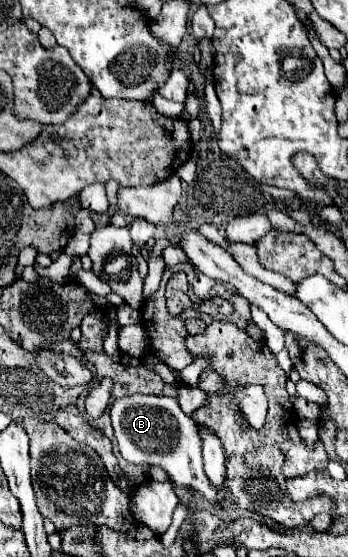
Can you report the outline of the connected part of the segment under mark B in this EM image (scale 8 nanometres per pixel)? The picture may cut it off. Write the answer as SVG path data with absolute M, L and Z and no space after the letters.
M134 394L114 400L110 414L124 460L132 464L160 466L174 484L198 490L214 504L214 488L210 488L202 468L202 438L198 434L198 424L182 412L176 398Z

